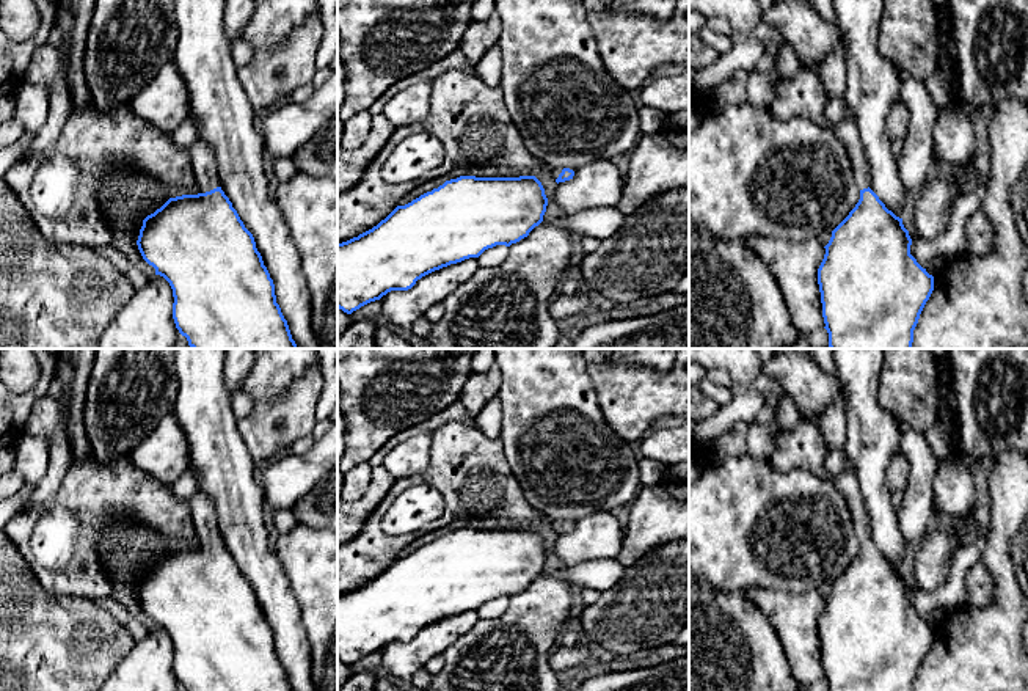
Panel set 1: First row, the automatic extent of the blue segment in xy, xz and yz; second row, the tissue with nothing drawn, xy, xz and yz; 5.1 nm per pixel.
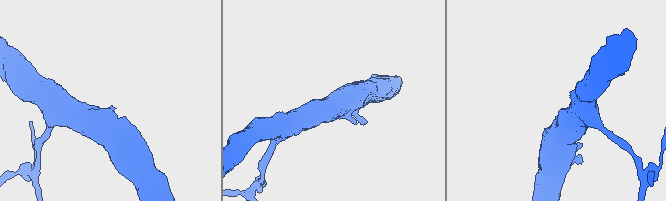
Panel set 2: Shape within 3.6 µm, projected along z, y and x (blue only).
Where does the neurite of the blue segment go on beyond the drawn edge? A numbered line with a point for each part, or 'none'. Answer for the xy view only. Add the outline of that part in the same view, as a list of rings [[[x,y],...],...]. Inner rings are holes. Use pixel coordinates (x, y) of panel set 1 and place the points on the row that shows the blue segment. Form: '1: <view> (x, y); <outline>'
1: xy (203, 159); [[[201,140],[190,149],[191,165],[199,193],[220,187],[218,166],[215,152]]]

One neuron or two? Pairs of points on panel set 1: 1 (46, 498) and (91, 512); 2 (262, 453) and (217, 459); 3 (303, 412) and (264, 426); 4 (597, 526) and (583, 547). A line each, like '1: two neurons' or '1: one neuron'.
1: two neurons
2: two neurons
3: one neuron
4: one neuron

